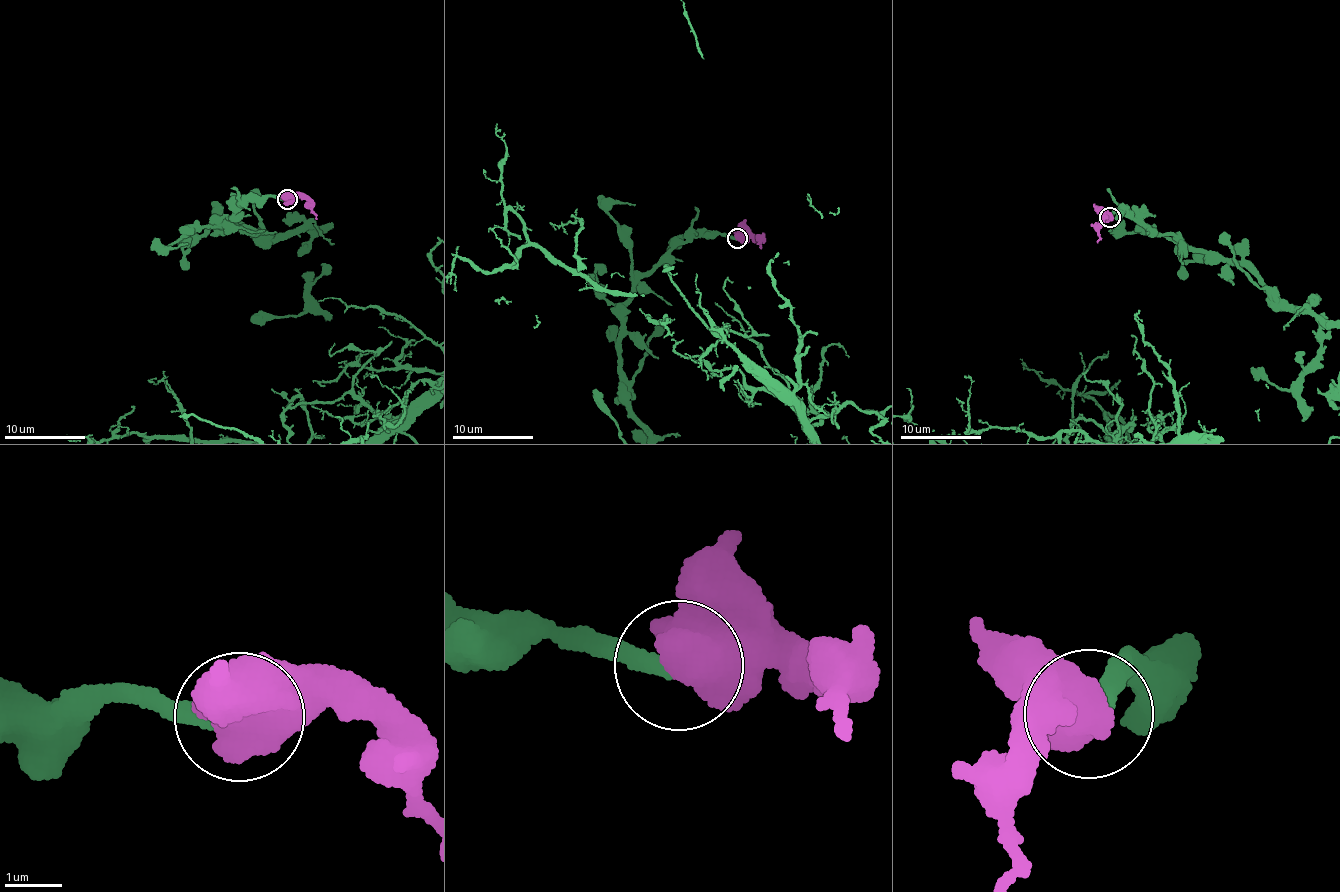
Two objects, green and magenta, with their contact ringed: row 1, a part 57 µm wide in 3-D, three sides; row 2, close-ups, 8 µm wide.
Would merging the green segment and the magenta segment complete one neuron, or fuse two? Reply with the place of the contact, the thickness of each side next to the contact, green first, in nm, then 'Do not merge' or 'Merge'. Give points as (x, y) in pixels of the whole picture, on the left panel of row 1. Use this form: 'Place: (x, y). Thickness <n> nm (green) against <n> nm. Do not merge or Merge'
Place: (287, 199). Thickness 320 nm (green) against 1000 nm. Merge

